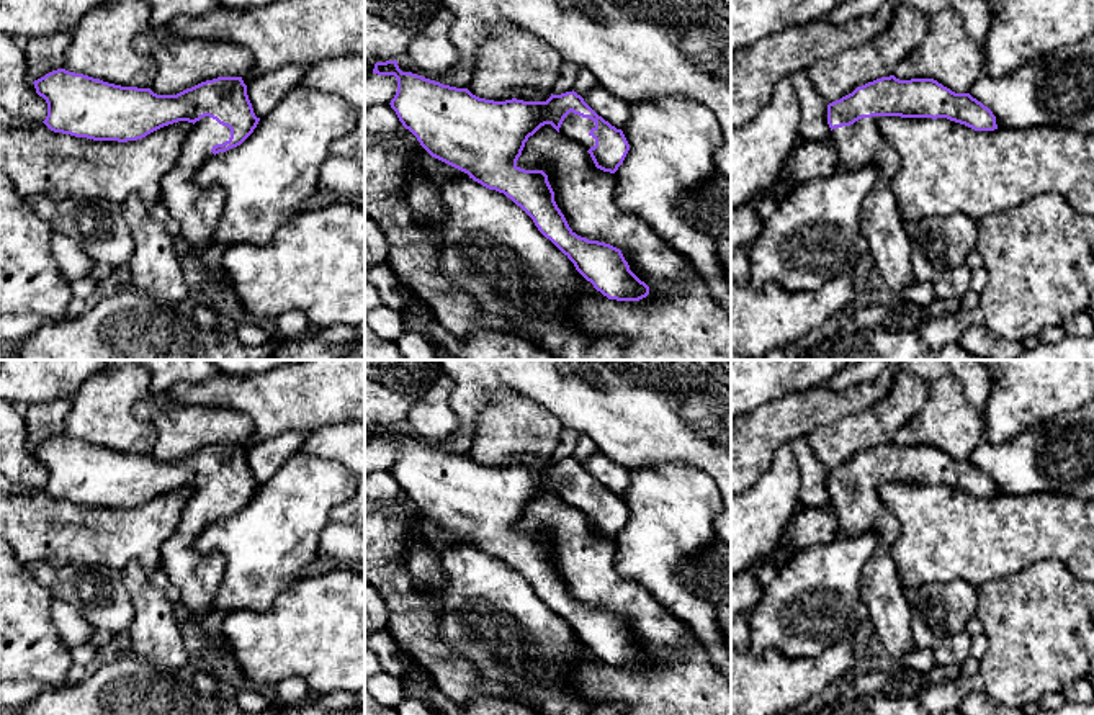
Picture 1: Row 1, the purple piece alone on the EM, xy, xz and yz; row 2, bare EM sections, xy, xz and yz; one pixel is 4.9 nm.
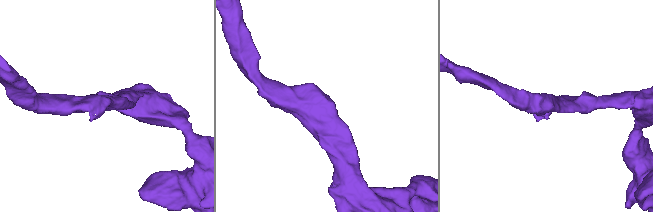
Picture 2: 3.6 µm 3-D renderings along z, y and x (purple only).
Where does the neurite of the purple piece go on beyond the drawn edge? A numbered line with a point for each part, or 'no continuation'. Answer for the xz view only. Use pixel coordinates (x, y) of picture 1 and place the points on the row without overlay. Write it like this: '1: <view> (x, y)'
1: xz (576, 494)

